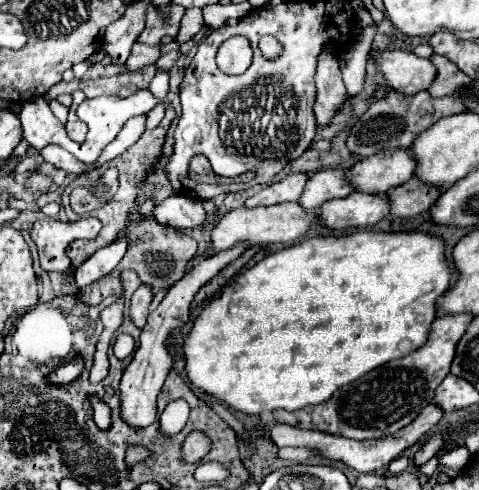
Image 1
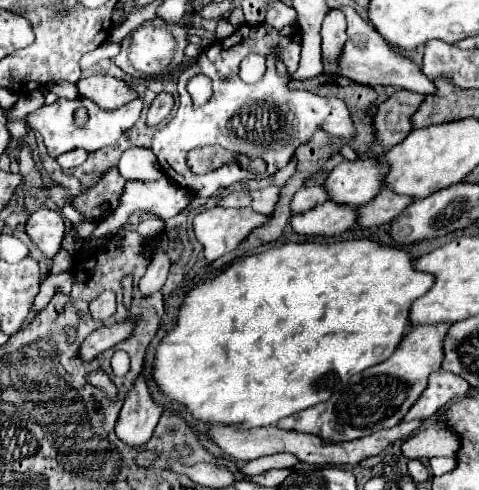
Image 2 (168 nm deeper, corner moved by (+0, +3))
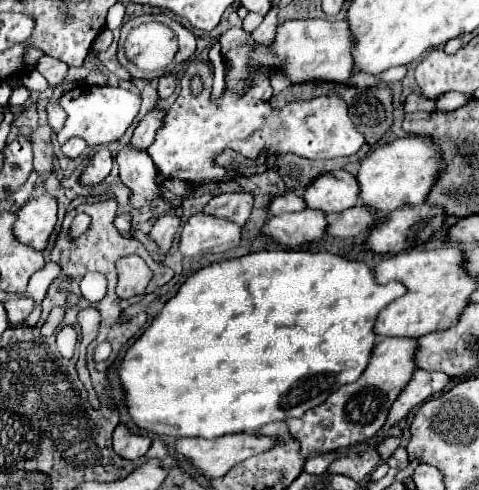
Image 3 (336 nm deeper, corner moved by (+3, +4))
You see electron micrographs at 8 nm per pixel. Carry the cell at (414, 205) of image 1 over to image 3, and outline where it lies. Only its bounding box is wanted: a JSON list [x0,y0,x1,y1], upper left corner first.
[327,204,373,238]

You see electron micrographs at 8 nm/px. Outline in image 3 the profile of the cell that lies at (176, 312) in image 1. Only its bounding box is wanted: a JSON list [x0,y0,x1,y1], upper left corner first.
[113,426,151,460]

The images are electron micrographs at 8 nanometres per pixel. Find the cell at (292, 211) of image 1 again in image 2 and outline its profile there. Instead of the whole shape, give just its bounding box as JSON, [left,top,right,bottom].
[194,207,268,263]

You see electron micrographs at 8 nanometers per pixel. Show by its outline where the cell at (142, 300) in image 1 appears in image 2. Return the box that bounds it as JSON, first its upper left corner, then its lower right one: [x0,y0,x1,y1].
[140,253,170,297]

